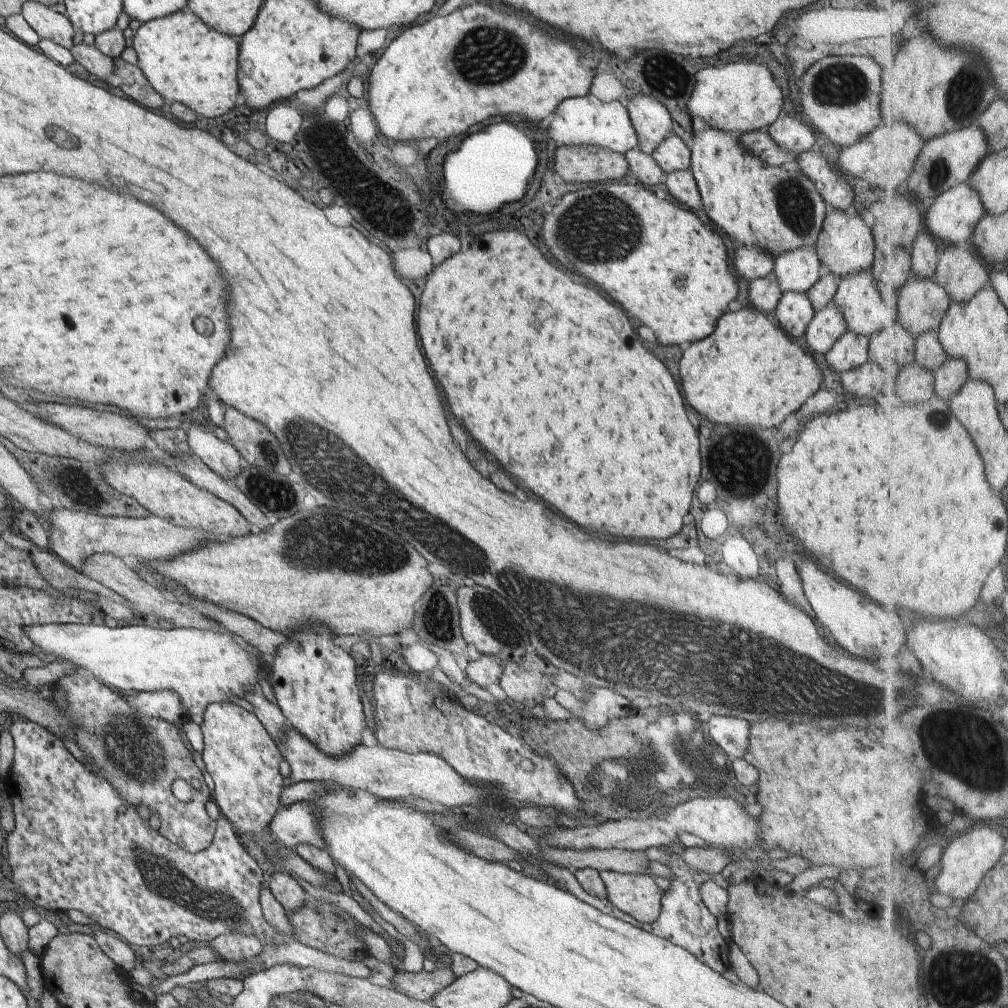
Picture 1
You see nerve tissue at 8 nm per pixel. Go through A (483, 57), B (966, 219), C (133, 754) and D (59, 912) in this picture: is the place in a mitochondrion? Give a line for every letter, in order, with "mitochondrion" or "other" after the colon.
A: mitochondrion
B: other
C: mitochondrion
D: other

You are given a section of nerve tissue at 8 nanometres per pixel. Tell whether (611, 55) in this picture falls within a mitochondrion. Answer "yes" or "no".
no

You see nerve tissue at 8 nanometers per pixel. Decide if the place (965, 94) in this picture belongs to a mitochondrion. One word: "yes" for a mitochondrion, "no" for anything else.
yes

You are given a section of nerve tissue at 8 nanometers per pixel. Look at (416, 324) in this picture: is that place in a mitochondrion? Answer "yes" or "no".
no

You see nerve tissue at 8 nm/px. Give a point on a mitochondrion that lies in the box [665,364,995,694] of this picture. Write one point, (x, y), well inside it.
(935, 424)

